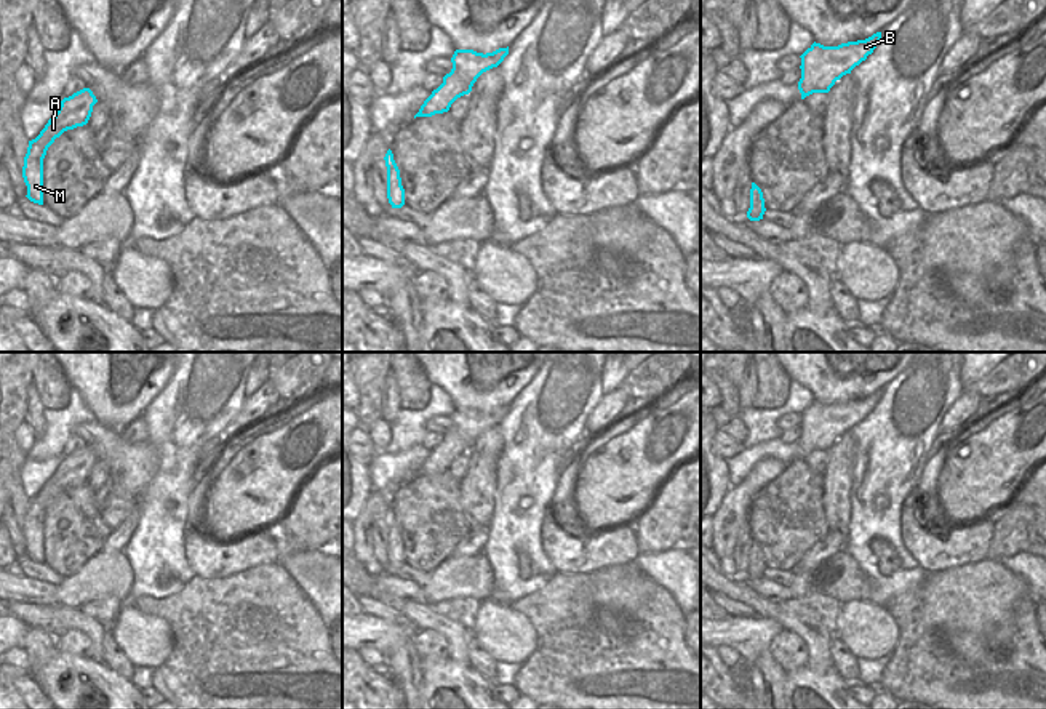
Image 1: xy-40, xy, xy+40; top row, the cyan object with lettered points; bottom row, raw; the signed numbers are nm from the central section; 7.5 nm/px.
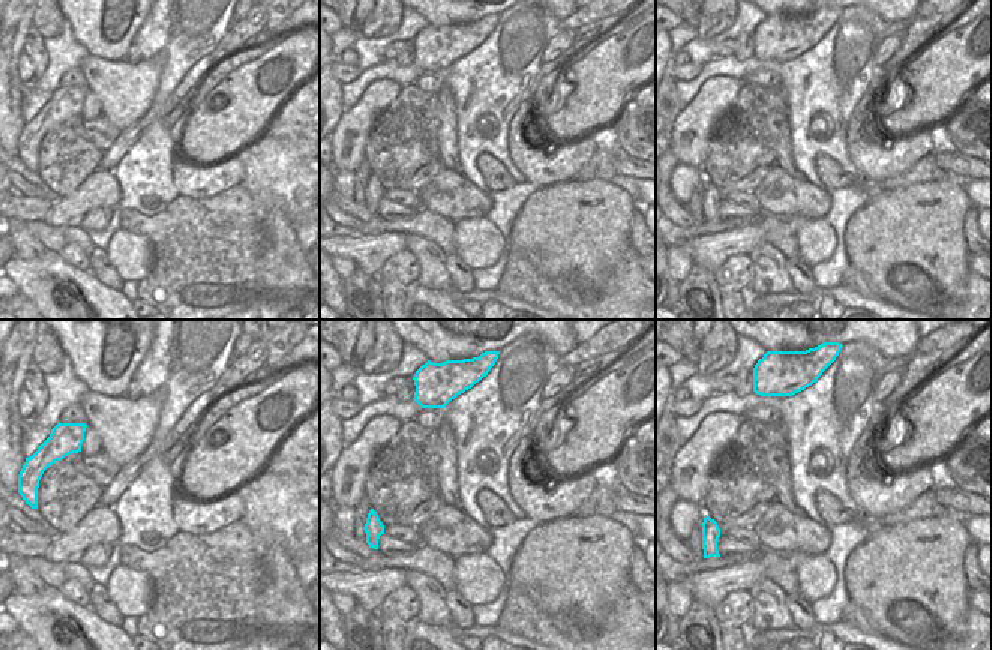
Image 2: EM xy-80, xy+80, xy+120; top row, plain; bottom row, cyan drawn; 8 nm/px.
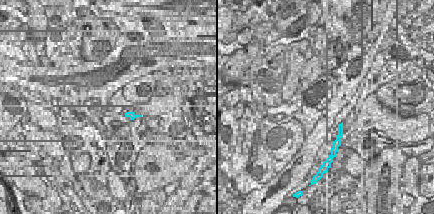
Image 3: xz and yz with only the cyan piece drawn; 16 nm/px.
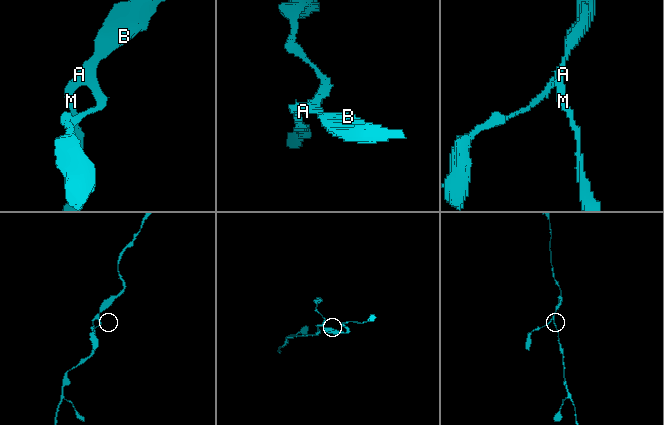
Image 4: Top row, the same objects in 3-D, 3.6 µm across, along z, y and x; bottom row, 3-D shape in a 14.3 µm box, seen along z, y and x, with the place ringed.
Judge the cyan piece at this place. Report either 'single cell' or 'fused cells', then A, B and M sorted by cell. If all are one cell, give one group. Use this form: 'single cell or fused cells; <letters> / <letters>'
single cell; A B M

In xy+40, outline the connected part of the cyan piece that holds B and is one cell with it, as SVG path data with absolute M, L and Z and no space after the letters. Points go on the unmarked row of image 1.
M881 391L865 399L848 400L838 405L812 402L801 416L798 448L801 458L812 451L828 451L843 434L867 418L881 399Z

